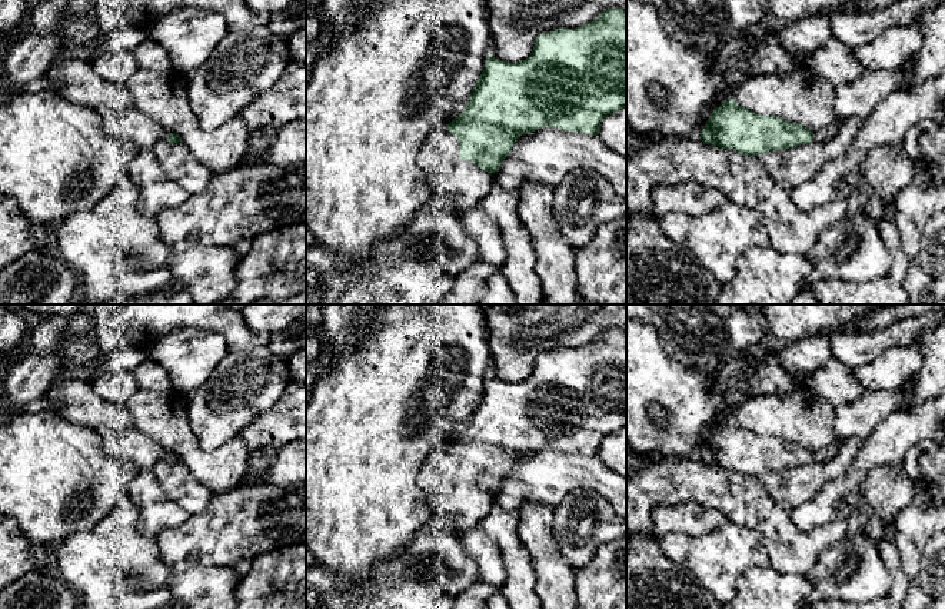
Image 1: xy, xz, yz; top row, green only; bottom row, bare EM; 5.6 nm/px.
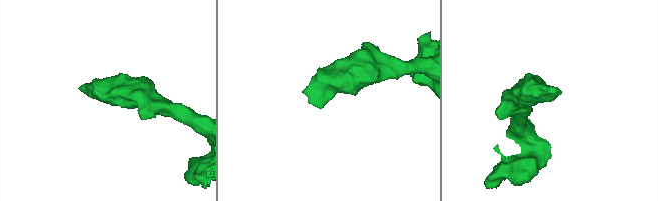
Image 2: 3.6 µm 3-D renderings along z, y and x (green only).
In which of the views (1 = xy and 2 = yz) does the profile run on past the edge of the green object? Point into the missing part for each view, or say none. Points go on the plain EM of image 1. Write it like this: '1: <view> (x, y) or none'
1: xy (129, 445)
2: yz (829, 452)

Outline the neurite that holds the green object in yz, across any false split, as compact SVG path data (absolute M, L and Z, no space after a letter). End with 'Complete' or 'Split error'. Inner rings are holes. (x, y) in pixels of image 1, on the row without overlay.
M733 419L716 427L701 452L705 465L731 469L742 476L783 470L811 462L826 462L836 456L846 439L836 437L829 446L809 450L776 436L759 436Z. Split error

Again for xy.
M100 427L97 433L102 436L103 450L107 456L122 462L132 462L140 469L152 469L159 460L182 462L177 455L166 452L152 437L136 429L113 430Z. Split error

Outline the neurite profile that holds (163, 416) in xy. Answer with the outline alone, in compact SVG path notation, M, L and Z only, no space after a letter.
M137 389L126 406L134 419L134 429L177 455L193 477L213 495L243 485L249 476L249 452L242 436L216 450L203 450L190 427L184 397L179 393Z

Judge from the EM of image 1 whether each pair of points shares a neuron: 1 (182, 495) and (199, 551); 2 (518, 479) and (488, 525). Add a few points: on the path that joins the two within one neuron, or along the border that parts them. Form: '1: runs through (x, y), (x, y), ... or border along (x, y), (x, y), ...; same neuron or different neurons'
1: border along (213, 495), (202, 511), (190, 515); different neurons
2: border along (492, 505), (501, 509), (516, 511); different neurons

